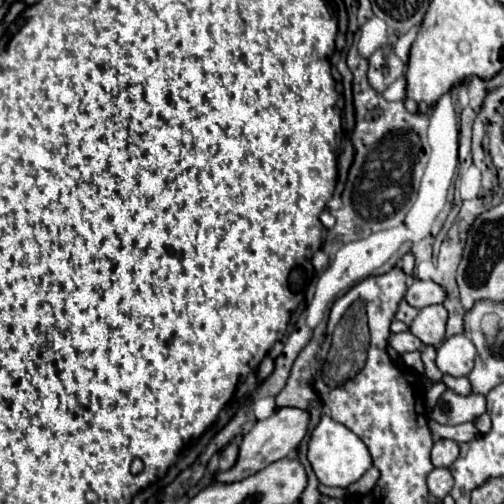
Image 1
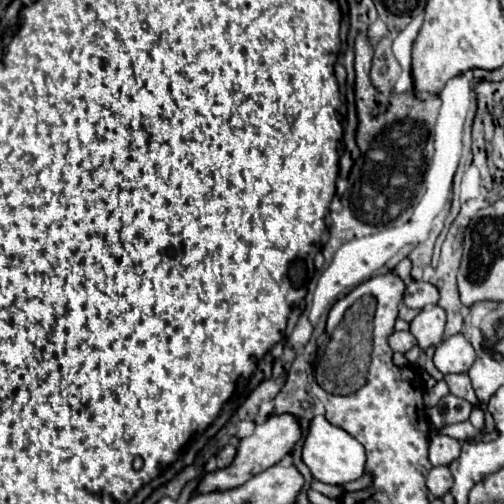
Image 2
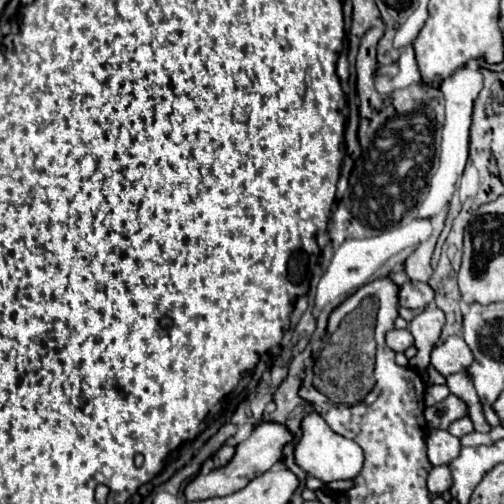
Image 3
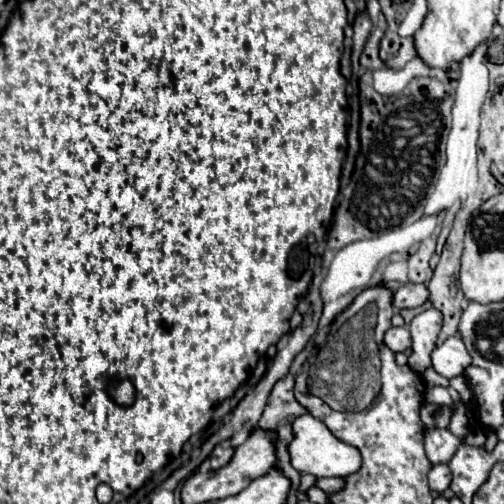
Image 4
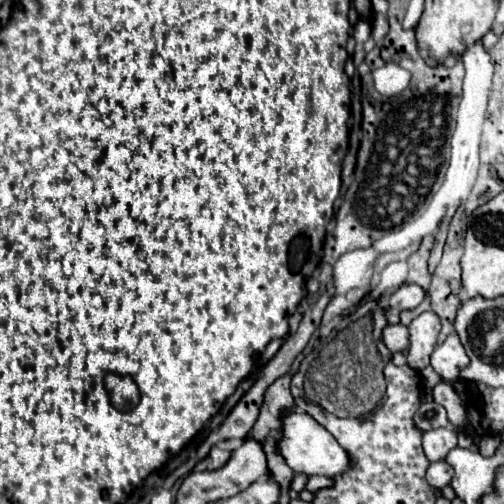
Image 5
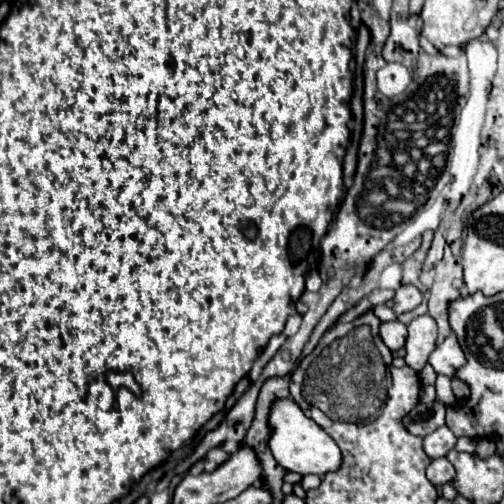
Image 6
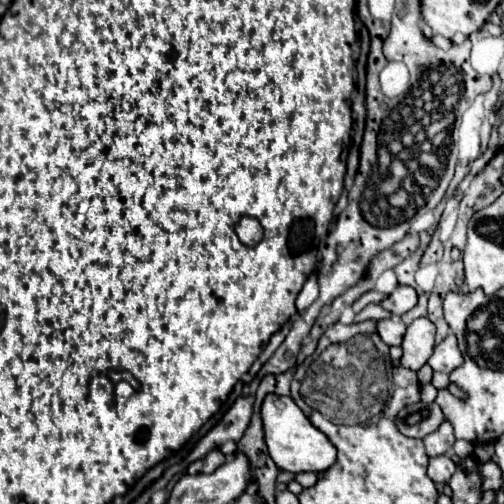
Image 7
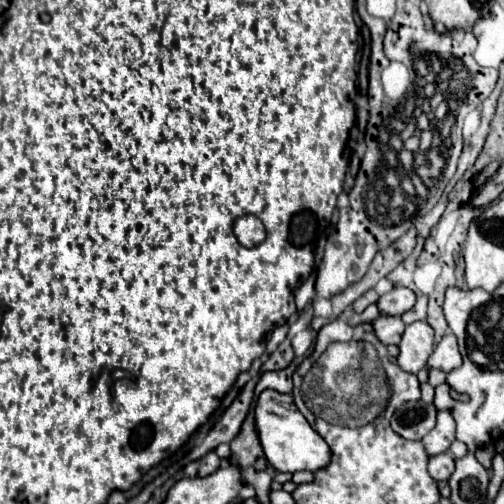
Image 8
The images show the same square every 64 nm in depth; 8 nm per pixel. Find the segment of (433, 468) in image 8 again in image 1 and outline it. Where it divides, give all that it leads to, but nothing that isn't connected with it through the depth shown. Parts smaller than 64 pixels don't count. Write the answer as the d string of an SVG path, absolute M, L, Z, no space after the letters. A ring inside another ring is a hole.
M434 468L428 474L428 490L438 500L442 500L450 492L452 484L454 484L454 478L452 478L452 474L450 474L448 468Z

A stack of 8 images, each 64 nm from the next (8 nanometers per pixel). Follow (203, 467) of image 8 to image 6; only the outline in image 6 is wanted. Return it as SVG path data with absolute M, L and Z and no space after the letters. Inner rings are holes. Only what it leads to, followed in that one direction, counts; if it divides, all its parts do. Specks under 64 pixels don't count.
M212 448L208 454L206 454L206 458L204 458L204 462L206 462L206 470L208 472L212 472L212 470L216 470L222 462L226 462L226 458L228 458L228 454L222 450L222 448Z

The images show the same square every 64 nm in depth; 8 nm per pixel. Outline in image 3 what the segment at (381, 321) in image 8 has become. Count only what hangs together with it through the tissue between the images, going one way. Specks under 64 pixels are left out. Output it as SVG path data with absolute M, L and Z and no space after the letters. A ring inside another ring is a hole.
M394 328L394 330L390 330L388 336L386 336L386 344L388 344L394 352L404 352L408 346L412 346L412 342L414 342L414 338L412 338L410 330L398 330L398 328Z

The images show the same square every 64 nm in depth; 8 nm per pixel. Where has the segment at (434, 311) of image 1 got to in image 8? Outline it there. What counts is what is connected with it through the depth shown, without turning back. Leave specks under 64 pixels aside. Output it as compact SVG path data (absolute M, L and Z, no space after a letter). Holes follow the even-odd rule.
M414 322L406 326L402 340L398 344L398 366L406 372L416 374L422 370L434 348L434 330L426 322Z

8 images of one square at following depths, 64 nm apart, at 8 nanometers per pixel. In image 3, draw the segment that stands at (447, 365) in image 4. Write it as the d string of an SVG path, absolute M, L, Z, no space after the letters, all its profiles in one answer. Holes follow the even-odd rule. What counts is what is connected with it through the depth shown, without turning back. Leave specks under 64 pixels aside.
M450 336L444 344L432 350L432 366L442 376L464 372L472 364L472 360L472 352L462 336Z

